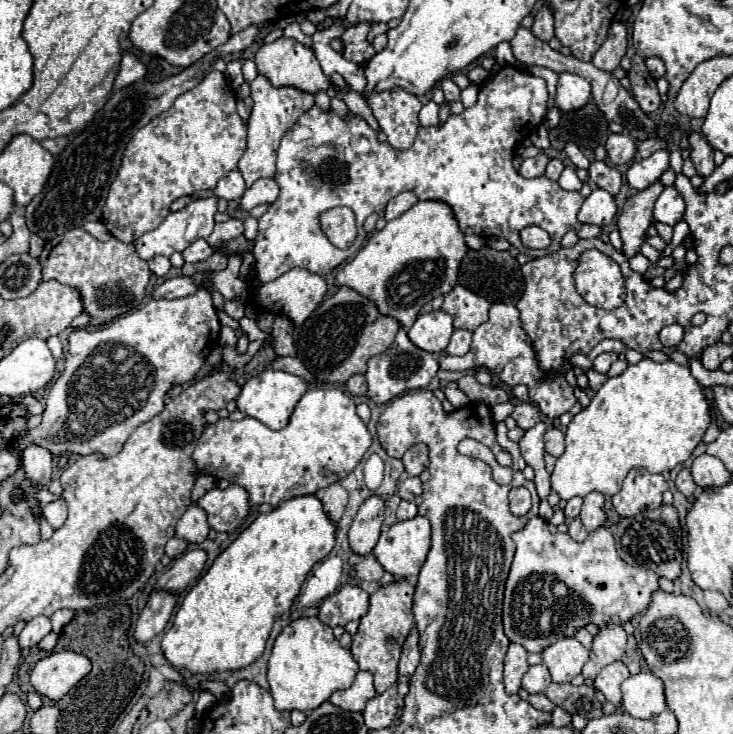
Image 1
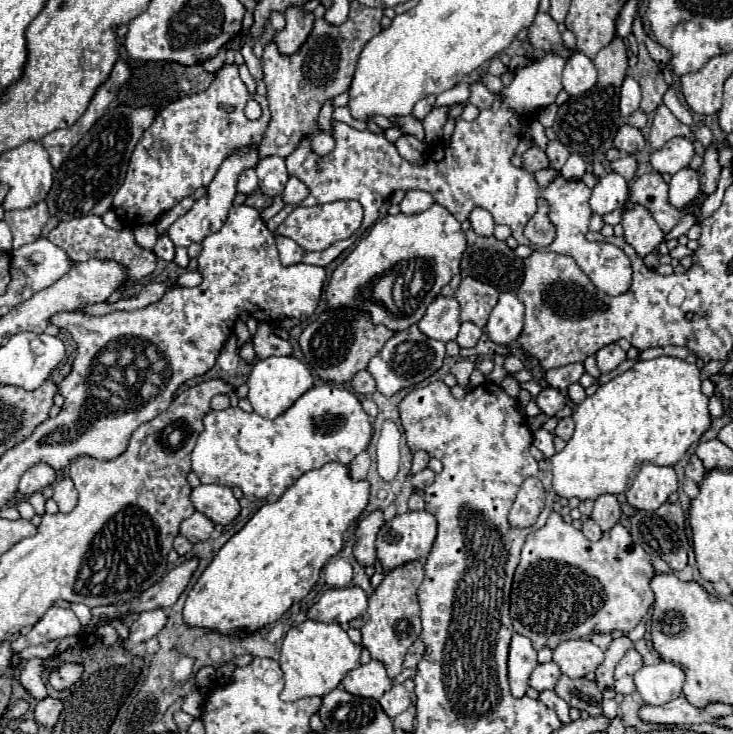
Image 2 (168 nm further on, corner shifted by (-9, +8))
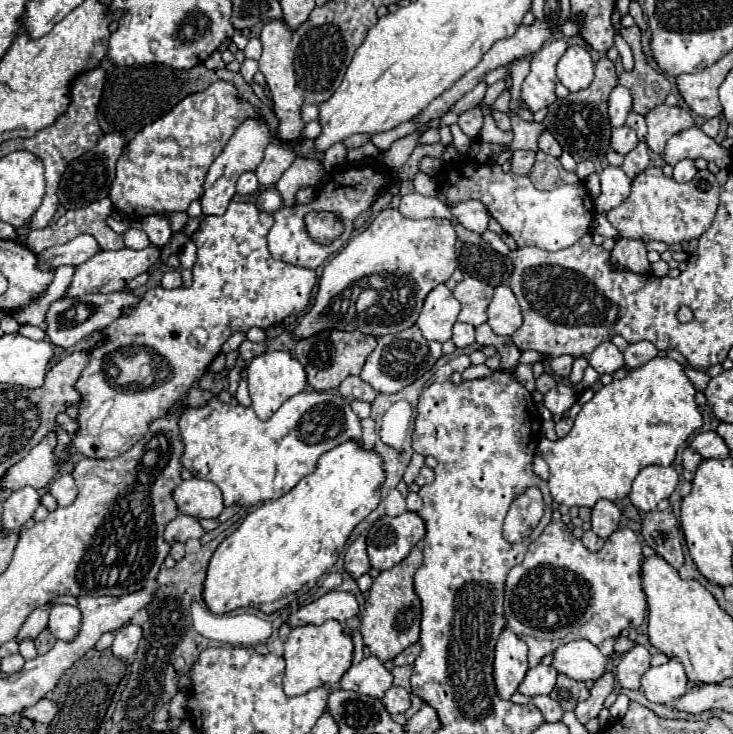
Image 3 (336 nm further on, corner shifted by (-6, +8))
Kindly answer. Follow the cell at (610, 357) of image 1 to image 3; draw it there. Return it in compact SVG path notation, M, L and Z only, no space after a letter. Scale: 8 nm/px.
M603 342L591 352L589 366L593 366L599 374L613 374L615 370L623 368L625 362L623 362L623 354L613 342Z

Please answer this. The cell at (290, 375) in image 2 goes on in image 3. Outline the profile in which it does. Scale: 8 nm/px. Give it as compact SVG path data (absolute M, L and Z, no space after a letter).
M265 352L247 364L247 384L253 400L251 408L261 420L267 420L277 412L277 408L287 398L307 388L307 374L305 374L305 368L299 364L299 360L293 358L289 352Z

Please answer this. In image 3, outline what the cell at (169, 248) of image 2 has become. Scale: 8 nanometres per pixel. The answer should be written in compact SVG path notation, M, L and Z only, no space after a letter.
M147 216L147 218L141 218L135 226L139 226L141 230L145 230L147 236L149 236L149 240L151 240L151 244L155 248L159 248L159 250L163 250L169 244L171 236L173 236L173 232L169 228L169 220L163 218L163 216Z

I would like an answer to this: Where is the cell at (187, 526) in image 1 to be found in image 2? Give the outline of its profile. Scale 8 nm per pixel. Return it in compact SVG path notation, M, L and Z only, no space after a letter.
M194 512L190 518L182 520L180 524L180 536L190 540L192 544L208 540L212 532L214 532L214 524L200 512Z

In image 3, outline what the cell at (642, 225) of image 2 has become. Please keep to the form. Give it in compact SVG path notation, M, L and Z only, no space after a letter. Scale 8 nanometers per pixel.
M619 238L615 248L611 250L611 262L615 262L621 268L629 268L633 272L649 272L649 260L647 260L647 248L643 240L627 240Z

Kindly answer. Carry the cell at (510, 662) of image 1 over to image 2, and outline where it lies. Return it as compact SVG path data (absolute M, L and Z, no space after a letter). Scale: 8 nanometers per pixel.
M514 634L510 642L510 654L508 654L508 682L510 692L516 698L522 698L528 688L528 678L532 670L536 668L536 650L532 648L530 640L526 636Z

